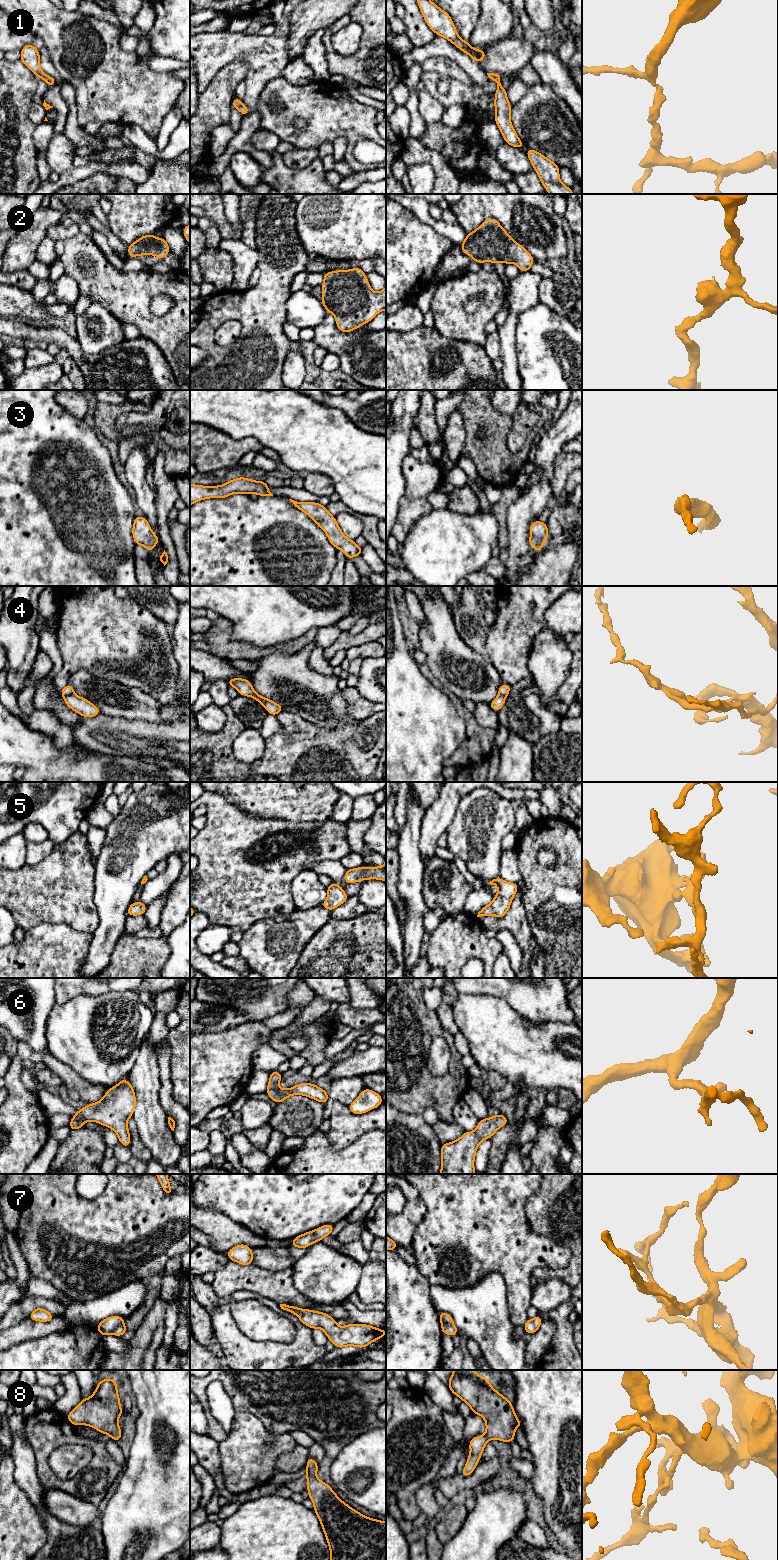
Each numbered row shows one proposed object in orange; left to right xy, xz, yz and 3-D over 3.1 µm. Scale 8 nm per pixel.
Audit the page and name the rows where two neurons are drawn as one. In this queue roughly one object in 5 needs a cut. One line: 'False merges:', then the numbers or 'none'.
False merges: 4, 7

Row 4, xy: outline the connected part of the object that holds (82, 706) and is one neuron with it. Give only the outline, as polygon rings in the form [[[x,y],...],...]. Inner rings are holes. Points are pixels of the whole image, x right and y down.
[[[74,693],[64,697],[64,702],[70,709],[83,717],[90,718],[101,714],[99,708],[93,703],[89,702],[86,698],[75,695]]]

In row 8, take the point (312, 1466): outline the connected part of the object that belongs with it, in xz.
[[[311,1457],[306,1469],[307,1491],[326,1536],[330,1560],[386,1560],[386,1522],[366,1517],[344,1503],[330,1485],[317,1478],[318,1464]]]

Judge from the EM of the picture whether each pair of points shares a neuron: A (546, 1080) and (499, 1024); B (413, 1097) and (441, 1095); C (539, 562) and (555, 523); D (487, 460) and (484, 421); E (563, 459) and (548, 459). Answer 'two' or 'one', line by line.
A: one
B: one
C: one
D: one
E: two

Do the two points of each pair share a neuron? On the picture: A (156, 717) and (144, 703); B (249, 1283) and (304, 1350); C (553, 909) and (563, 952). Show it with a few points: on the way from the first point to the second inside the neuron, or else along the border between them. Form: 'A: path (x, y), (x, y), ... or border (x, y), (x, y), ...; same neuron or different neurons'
A: path (153, 714), (145, 706); same neuron
B: border (235, 1291), (244, 1289), (255, 1292), (279, 1304); different neurons
C: path (563, 920), (563, 941); same neuron

